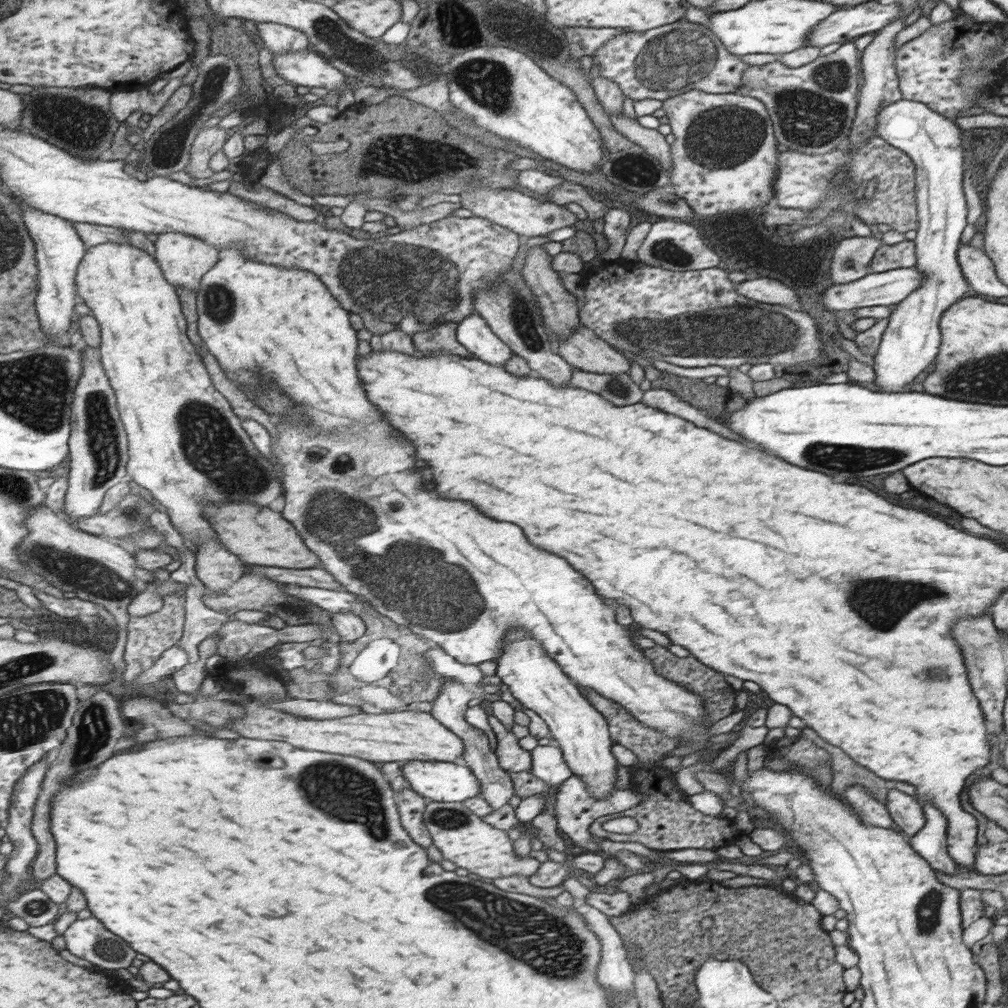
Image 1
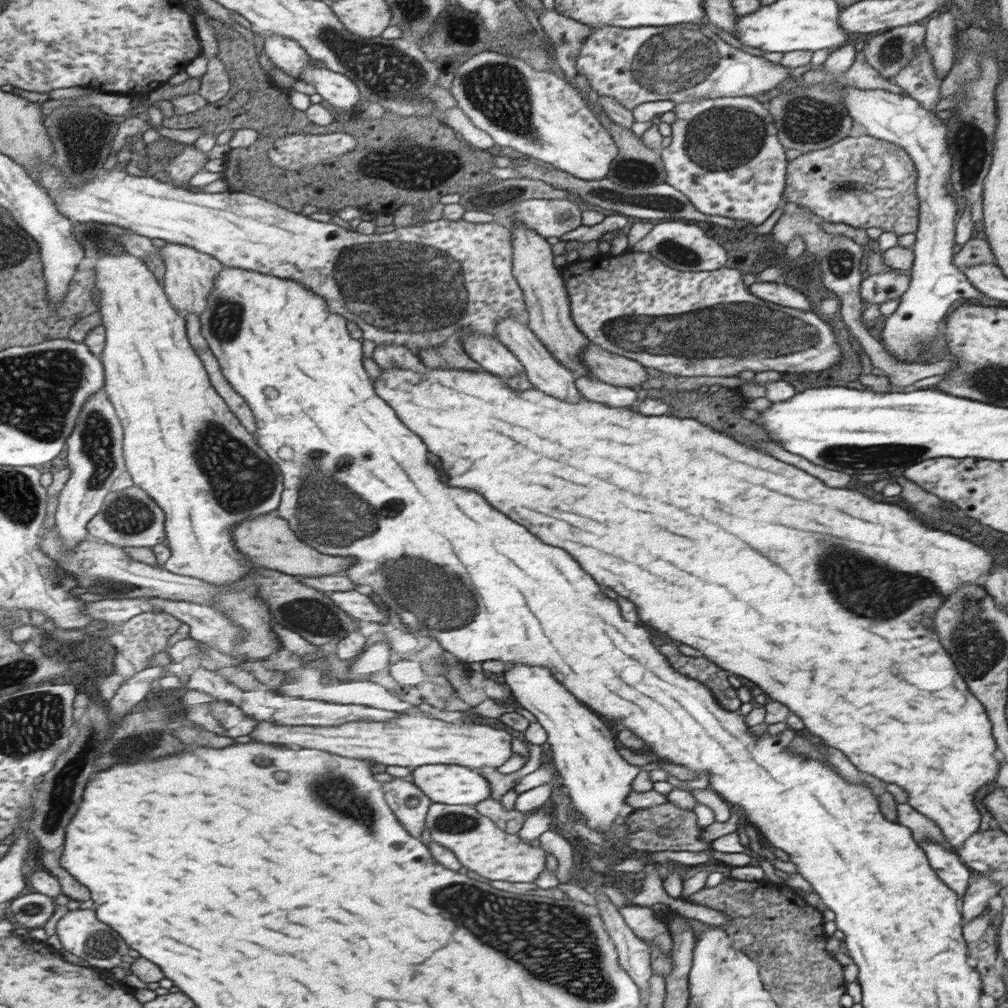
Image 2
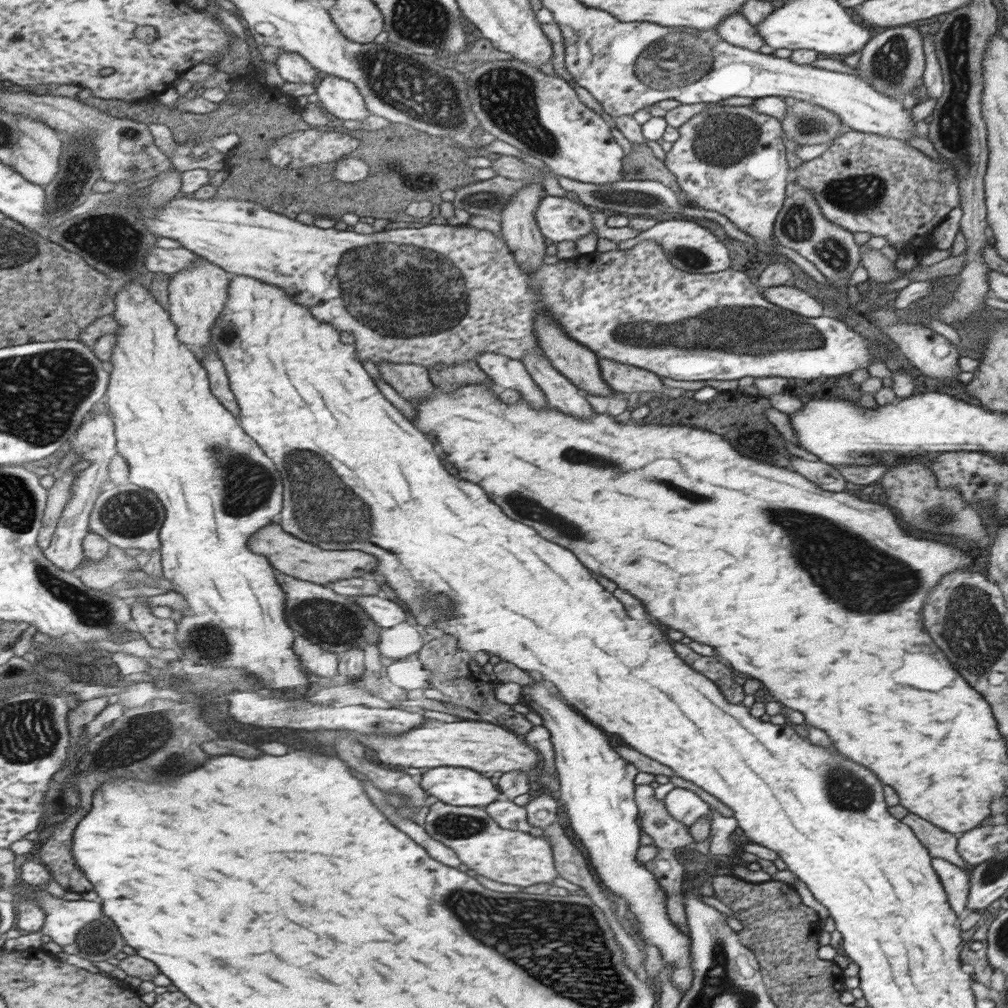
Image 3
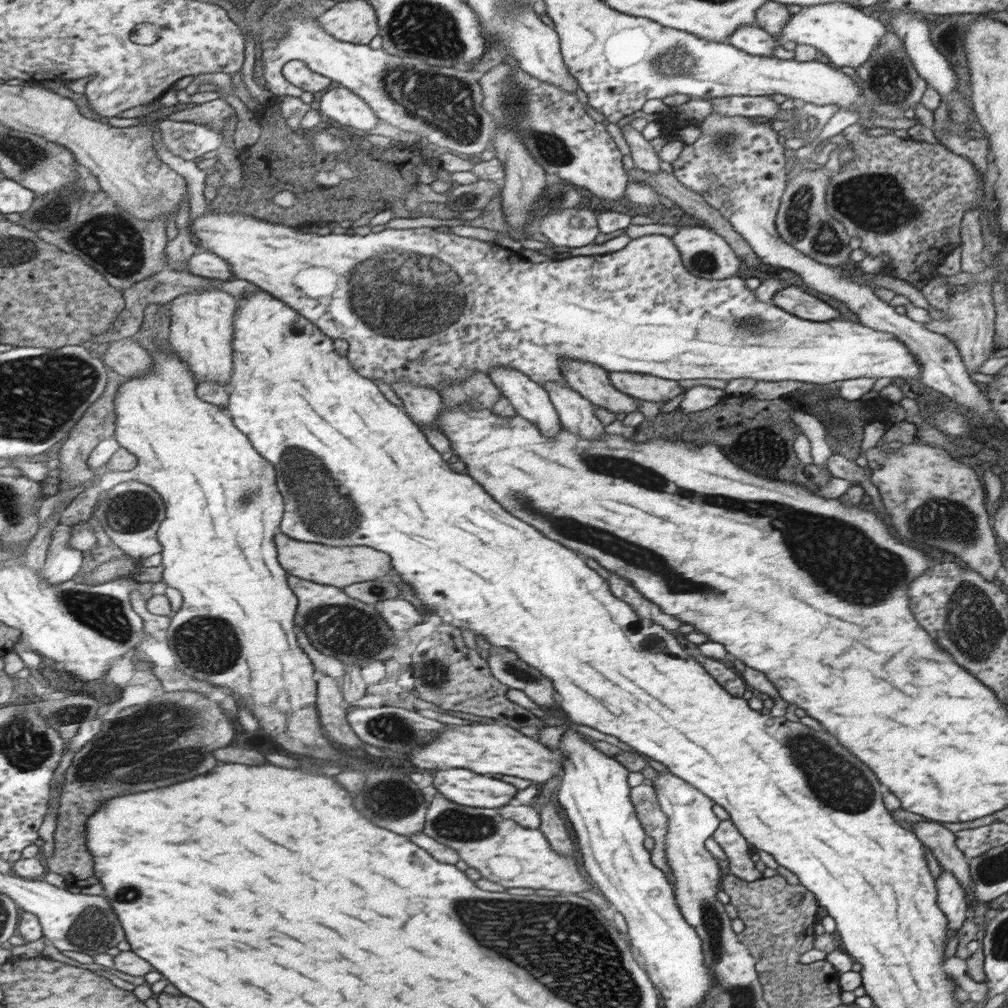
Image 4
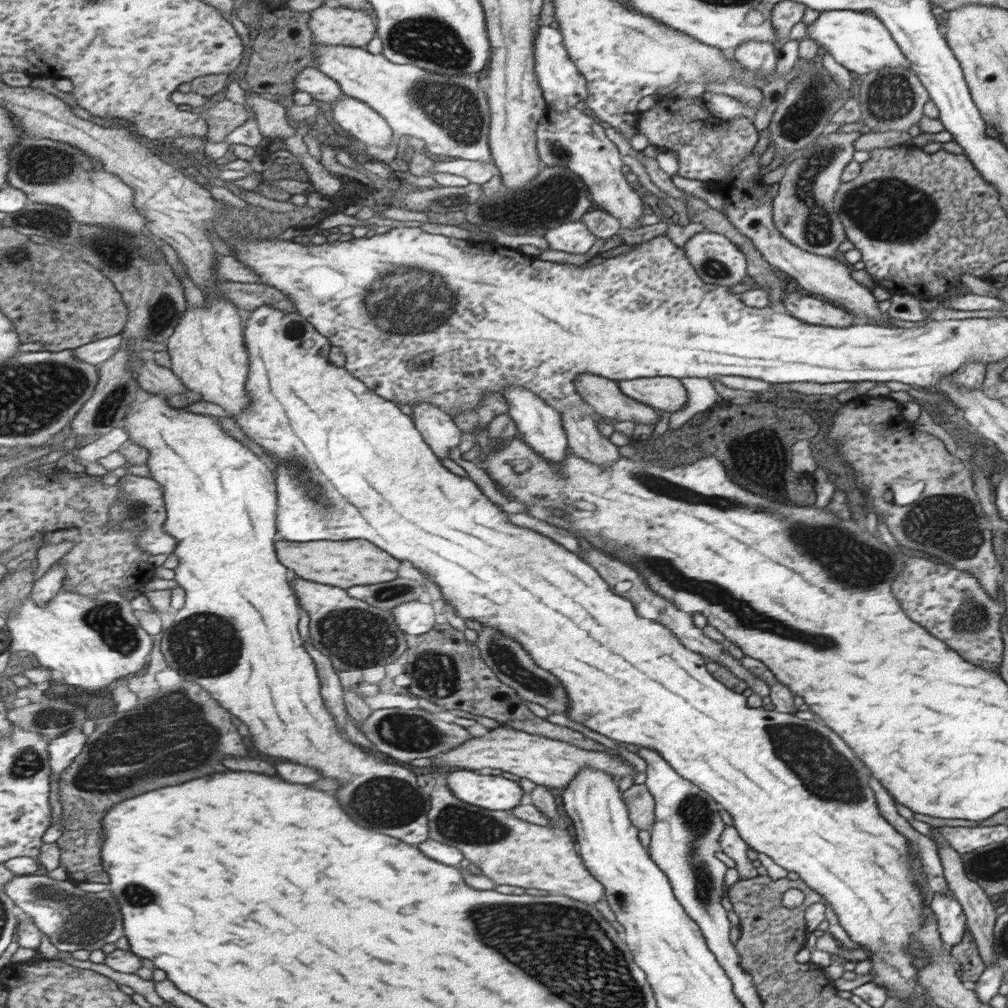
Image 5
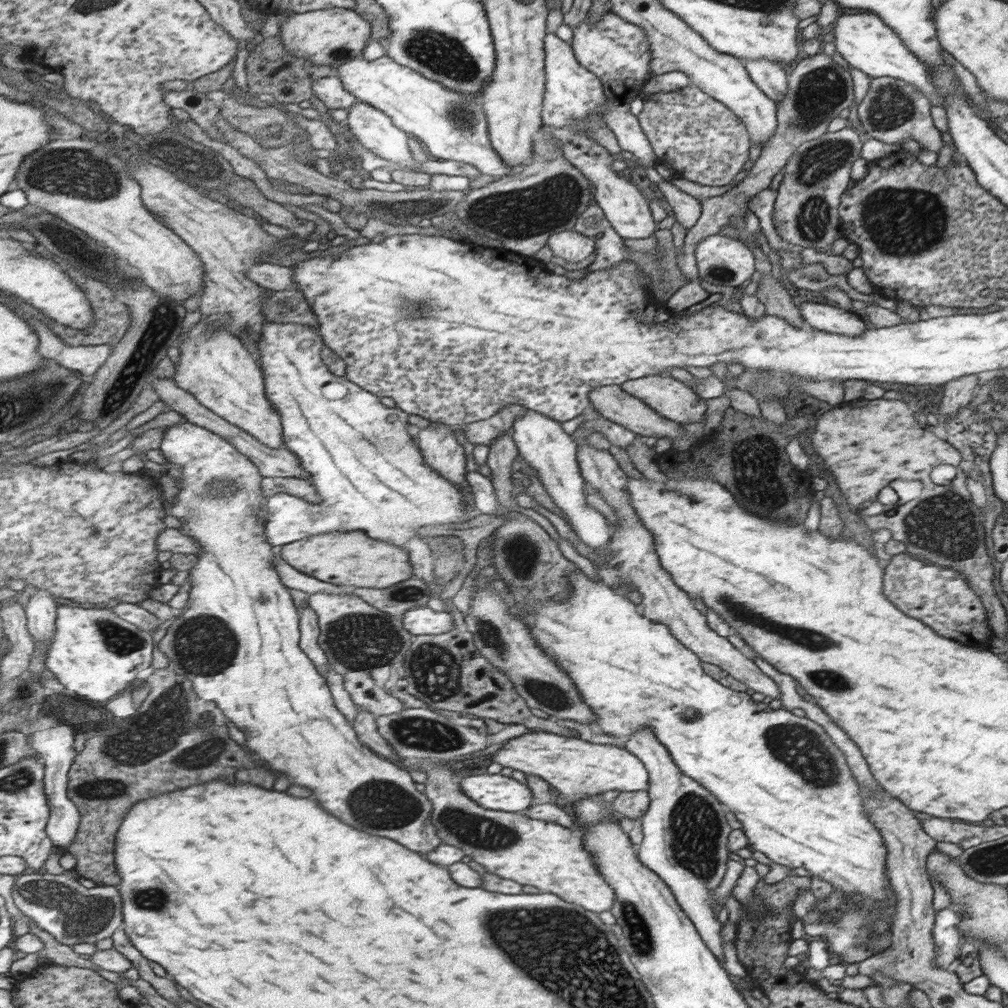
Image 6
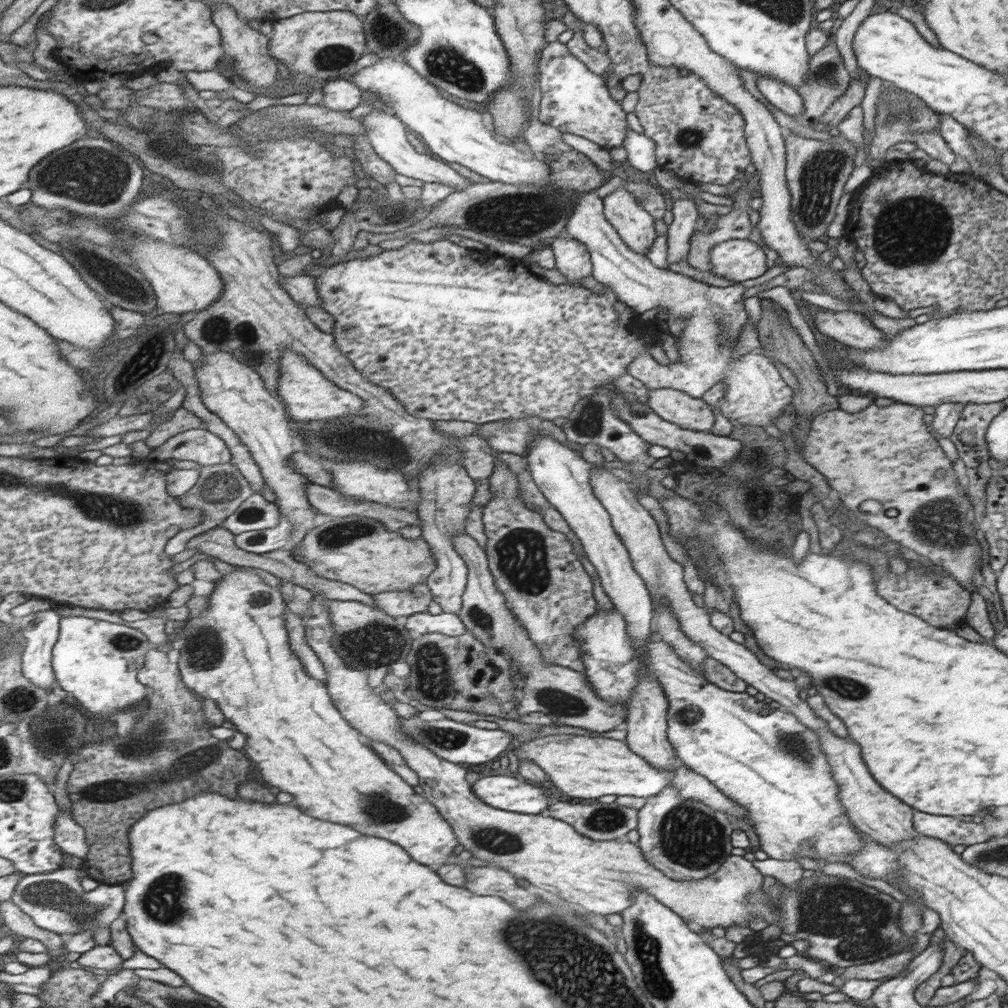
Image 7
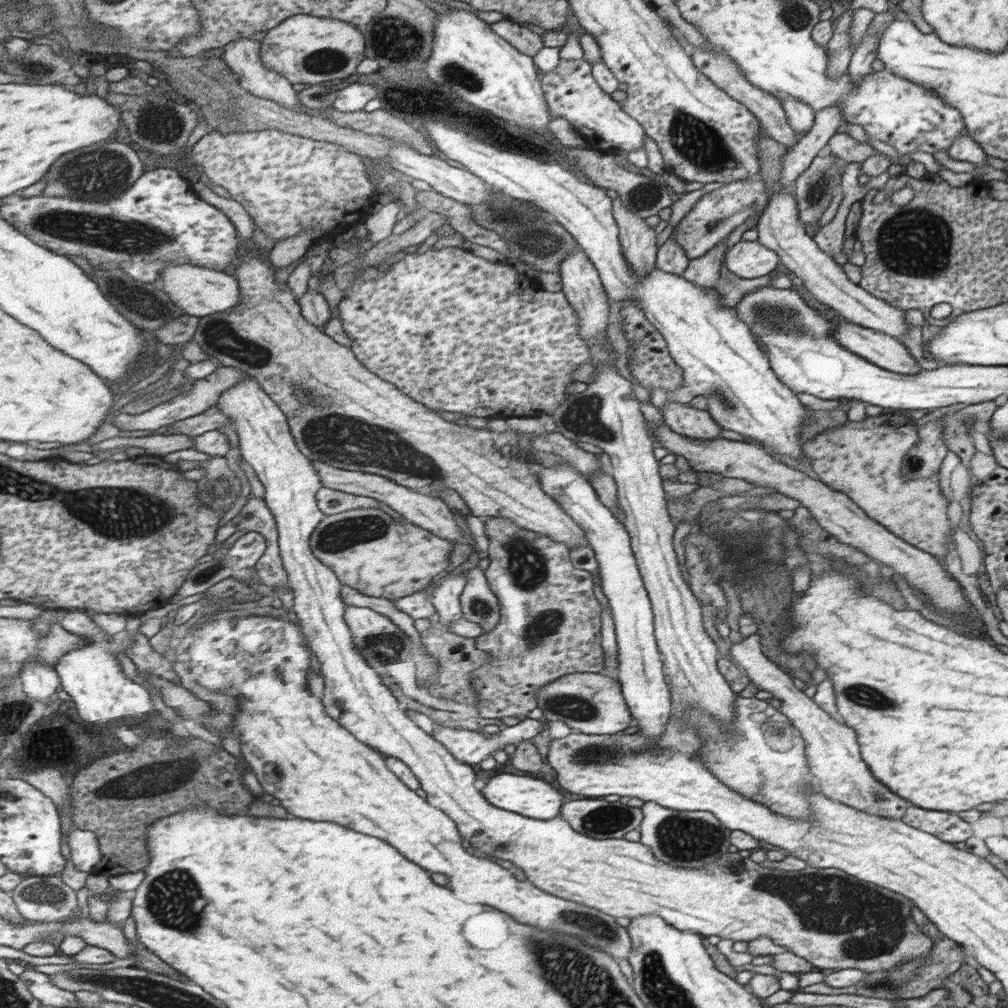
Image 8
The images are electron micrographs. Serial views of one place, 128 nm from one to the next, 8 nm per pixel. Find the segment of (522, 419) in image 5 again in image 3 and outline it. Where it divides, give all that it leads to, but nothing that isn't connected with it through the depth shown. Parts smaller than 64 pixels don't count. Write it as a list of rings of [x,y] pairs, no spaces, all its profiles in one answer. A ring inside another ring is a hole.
[[[495,352],[478,353],[476,361],[493,384],[520,392],[520,400],[528,402],[534,410],[549,406],[545,394],[534,383],[522,361]]]

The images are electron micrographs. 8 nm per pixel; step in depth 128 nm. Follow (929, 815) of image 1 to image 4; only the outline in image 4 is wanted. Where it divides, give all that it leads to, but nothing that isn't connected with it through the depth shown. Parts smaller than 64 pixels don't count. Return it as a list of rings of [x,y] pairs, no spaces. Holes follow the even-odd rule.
[[[942,869],[942,874],[938,876],[936,884],[937,903],[949,920],[950,930],[958,932],[970,915],[966,894],[964,894],[960,882],[952,876],[952,872],[946,872],[944,869]]]

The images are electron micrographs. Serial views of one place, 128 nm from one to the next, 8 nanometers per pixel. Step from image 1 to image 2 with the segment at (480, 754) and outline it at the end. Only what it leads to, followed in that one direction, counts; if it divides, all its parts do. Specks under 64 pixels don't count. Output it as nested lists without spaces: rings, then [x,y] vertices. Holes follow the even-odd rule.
[[[527,741],[524,742],[529,750],[529,758],[520,770],[504,774],[494,767],[482,769],[490,781],[490,788],[493,788],[493,795],[491,796],[493,799],[500,800],[519,782],[519,779],[522,779],[527,774],[532,774],[534,770],[538,770],[541,764],[541,754],[543,753],[542,747]]]

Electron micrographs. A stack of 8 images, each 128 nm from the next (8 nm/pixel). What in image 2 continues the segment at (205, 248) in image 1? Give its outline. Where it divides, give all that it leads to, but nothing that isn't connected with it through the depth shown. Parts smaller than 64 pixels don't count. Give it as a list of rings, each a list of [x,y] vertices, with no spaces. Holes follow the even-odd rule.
[[[167,241],[161,251],[165,256],[165,264],[168,270],[164,285],[171,301],[182,314],[189,316],[190,313],[196,313],[202,318],[207,311],[210,295],[215,291],[216,279],[218,275],[221,275],[225,264],[217,256],[202,252],[187,244]]]

